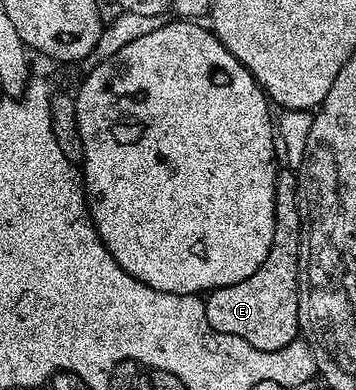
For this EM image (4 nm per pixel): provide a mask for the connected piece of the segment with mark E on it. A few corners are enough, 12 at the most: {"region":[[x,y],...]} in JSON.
{"region":[[298,176],[274,185],[264,264],[205,295],[208,324],[252,348],[296,341]]}

